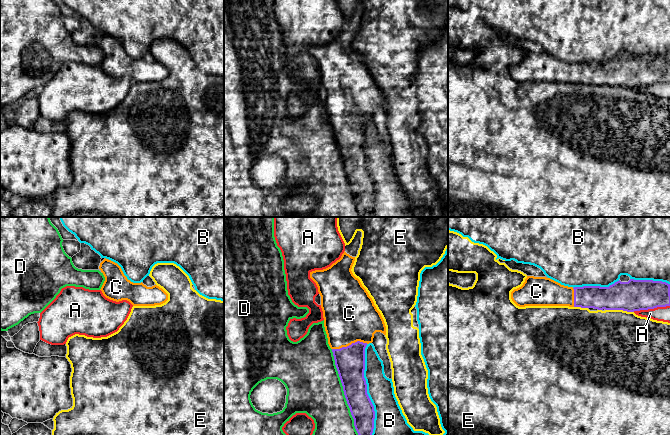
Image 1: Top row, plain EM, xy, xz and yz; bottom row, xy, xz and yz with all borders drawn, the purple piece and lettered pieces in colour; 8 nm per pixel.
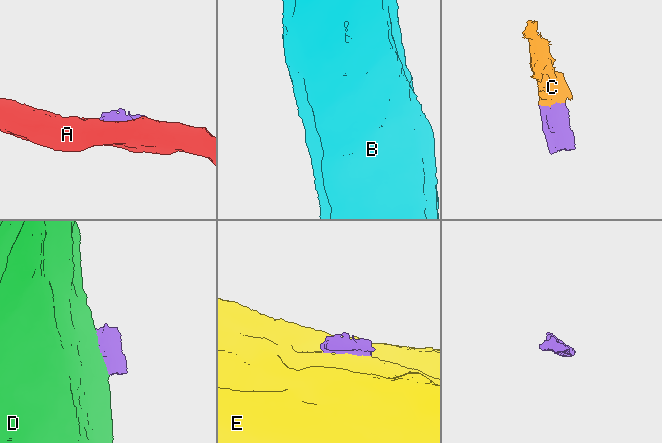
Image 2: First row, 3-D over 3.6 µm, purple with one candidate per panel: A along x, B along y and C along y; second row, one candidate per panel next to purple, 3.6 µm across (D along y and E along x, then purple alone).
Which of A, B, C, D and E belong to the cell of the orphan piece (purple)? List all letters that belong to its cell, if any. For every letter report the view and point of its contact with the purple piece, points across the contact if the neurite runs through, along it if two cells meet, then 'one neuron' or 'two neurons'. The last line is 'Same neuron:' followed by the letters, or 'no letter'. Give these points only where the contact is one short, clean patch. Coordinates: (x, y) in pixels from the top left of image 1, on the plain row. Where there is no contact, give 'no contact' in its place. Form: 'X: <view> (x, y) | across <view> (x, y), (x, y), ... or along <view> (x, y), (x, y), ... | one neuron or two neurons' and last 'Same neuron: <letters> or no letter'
A: yz (651, 84) | two neurons
B: xz (366, 166) | two neurons
C: xz (349, 121) | across xz (350, 137), (349, 121), (350, 91) | one neuron
D: xz (344, 170) | two neurons
E: yz (619, 85) | two neurons
Same neuron: C

